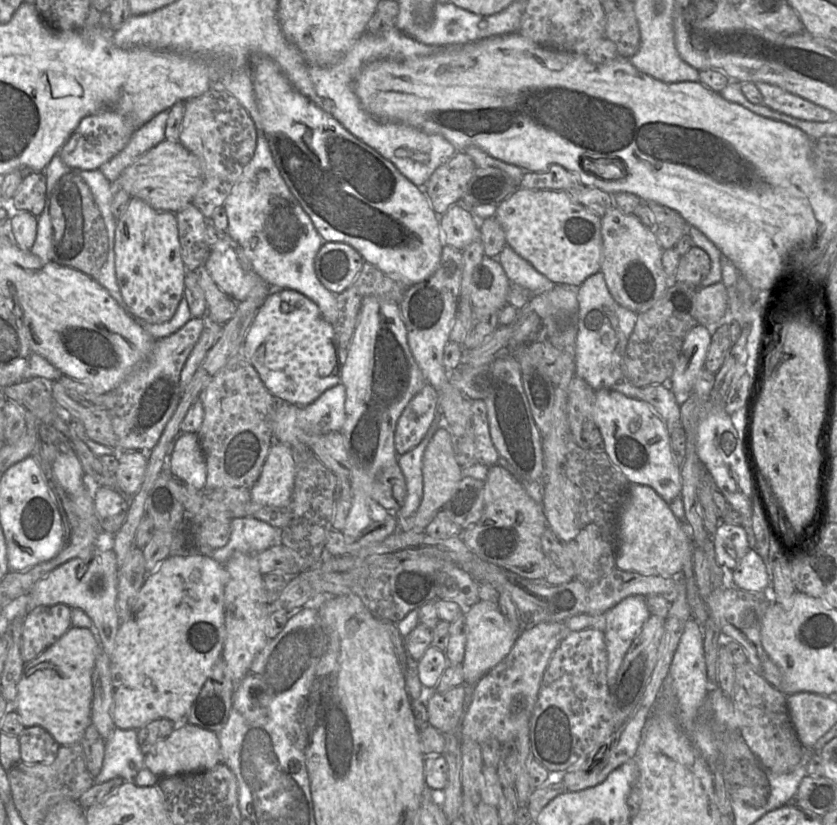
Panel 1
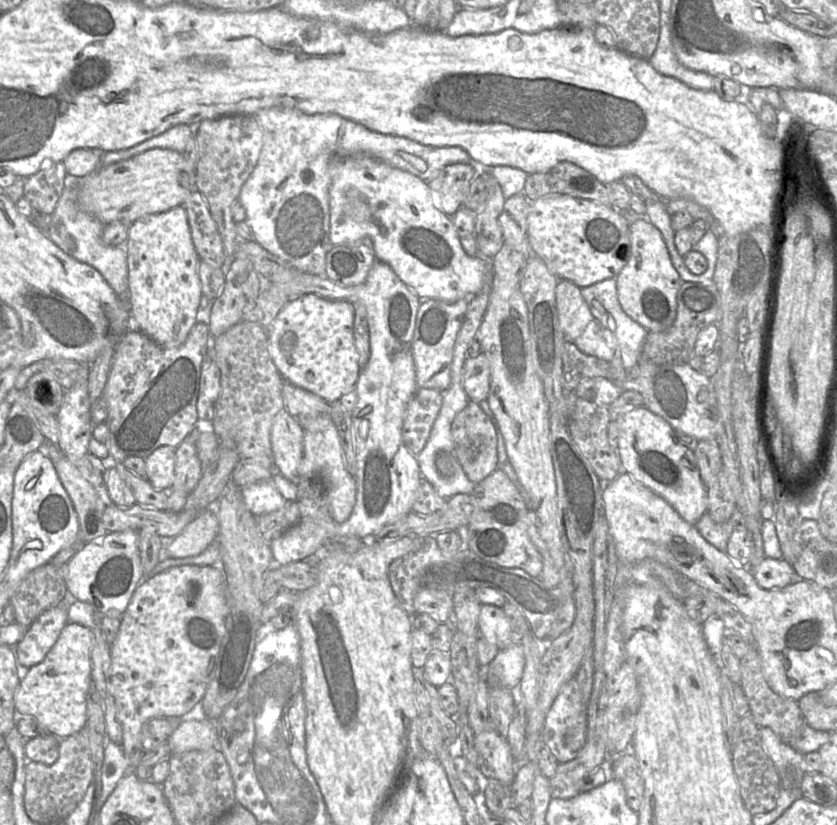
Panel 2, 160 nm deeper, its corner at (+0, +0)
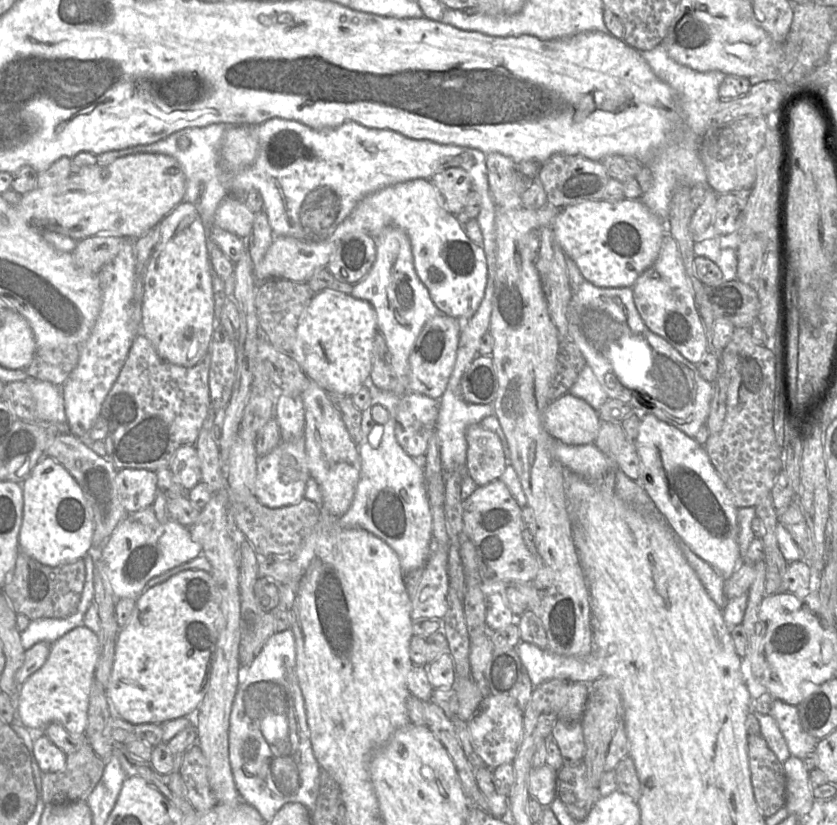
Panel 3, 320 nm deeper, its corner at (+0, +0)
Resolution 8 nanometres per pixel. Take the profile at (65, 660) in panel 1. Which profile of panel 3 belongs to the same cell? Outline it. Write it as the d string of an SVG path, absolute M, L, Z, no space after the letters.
M83 625L55 641L44 665L18 688L16 696L11 697L25 728L44 730L48 724L58 723L71 734L85 734L89 695L99 655L98 635Z

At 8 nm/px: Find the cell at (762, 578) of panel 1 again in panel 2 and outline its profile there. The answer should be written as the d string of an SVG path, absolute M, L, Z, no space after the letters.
M765 557L751 573L757 584L765 590L781 589L803 581L784 559Z

